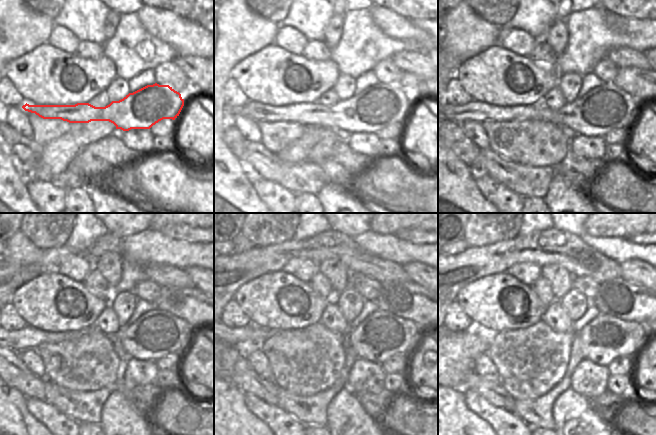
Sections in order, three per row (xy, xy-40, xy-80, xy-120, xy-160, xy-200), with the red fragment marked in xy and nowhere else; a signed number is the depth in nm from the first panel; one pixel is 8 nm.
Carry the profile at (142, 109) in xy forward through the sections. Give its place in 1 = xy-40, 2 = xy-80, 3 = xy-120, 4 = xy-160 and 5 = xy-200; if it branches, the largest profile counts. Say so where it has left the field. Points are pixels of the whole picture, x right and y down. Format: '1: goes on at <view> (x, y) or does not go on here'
1: goes on at xy-40 (380, 105)
2: goes on at xy-80 (607, 107)
3: goes on at xy-120 (157, 333)
4: goes on at xy-160 (381, 335)
5: goes on at xy-200 (605, 338)

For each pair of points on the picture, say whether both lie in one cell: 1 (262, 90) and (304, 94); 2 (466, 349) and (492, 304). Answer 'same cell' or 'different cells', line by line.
1: same cell
2: different cells

